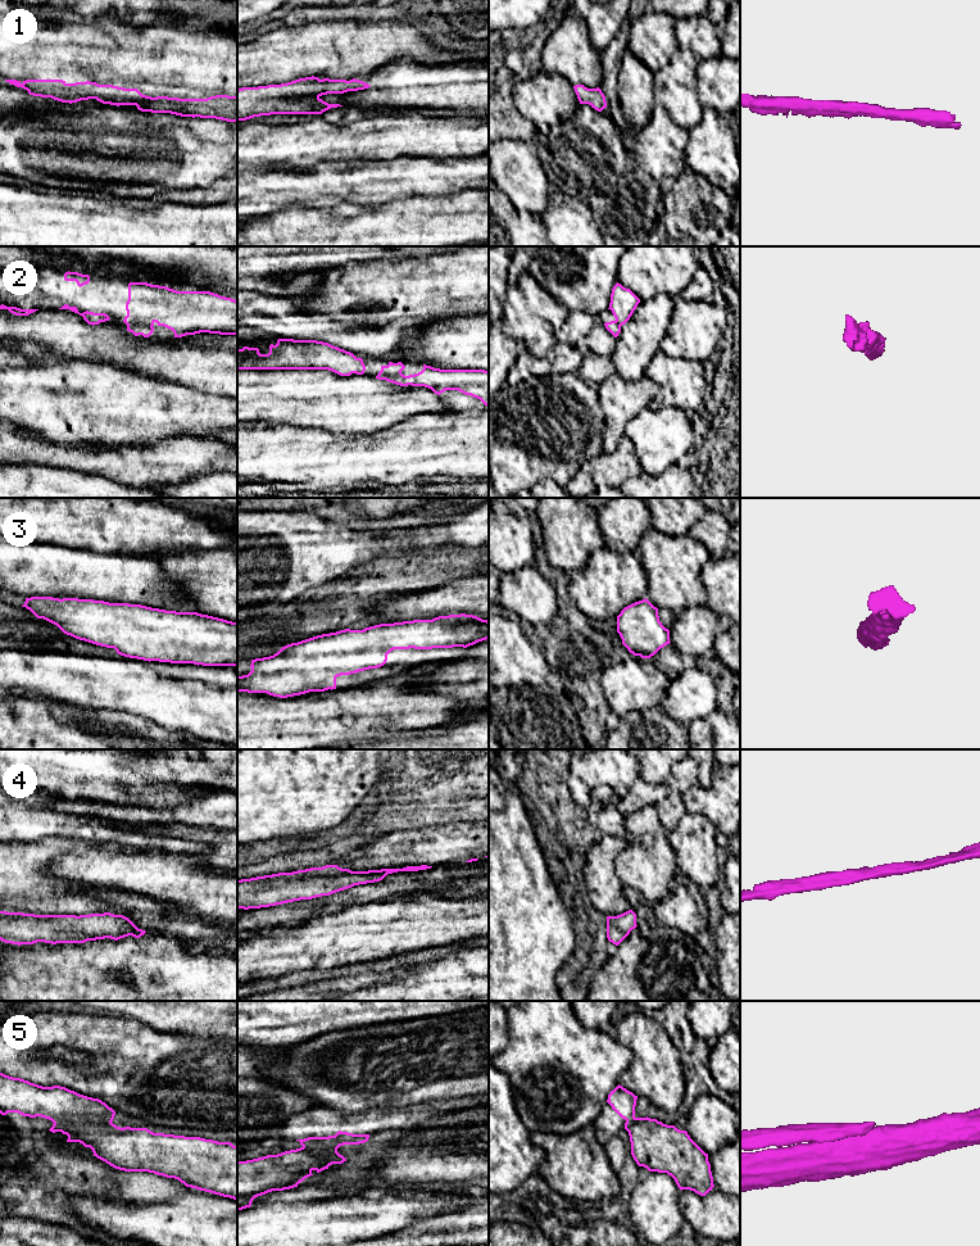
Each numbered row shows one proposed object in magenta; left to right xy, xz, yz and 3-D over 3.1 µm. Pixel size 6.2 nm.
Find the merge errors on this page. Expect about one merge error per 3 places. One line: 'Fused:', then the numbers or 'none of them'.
Fused: 5

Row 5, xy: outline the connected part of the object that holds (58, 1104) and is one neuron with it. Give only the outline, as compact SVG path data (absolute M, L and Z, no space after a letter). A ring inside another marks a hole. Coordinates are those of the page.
M0 1073L0 1114L8 1113L41 1116L53 1123L74 1119L112 1123L115 1115L115 1111L99 1098L60 1086L42 1087Z

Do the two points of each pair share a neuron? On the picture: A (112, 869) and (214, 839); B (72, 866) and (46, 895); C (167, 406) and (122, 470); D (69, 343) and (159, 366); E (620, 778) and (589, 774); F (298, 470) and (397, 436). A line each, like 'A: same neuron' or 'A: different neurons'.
A: same neuron
B: different neurons
C: different neurons
D: same neuron
E: same neuron
F: same neuron

